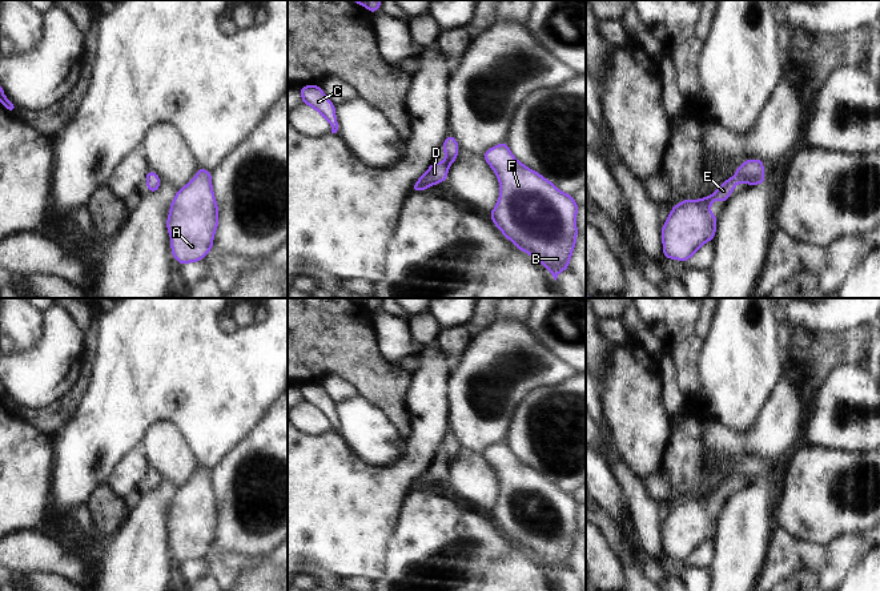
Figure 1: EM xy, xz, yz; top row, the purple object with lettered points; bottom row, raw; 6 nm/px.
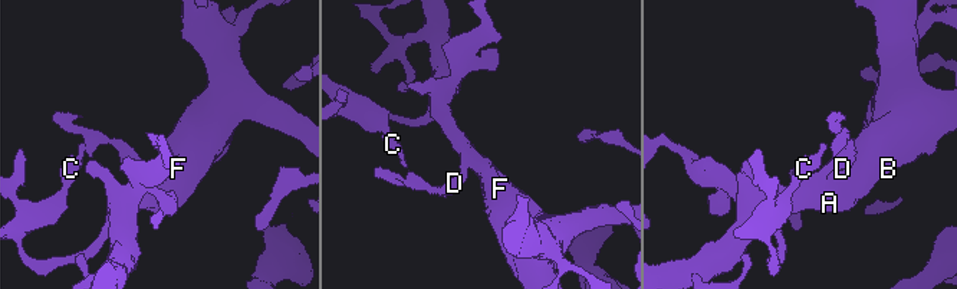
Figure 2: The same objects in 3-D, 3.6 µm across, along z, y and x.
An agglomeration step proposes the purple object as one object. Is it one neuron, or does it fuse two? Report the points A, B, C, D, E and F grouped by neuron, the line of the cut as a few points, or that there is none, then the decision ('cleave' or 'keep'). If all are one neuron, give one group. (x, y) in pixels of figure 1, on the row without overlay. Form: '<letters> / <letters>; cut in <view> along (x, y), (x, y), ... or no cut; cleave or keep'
A B C D E F; no cut; keep

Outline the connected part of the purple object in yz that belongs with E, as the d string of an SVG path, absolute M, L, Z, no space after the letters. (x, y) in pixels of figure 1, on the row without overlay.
M750 457L742 461L734 475L724 481L710 494L699 498L683 498L676 502L662 524L663 554L668 558L688 559L700 544L716 532L718 515L710 510L715 498L728 500L735 485L747 481L748 485L767 482L763 458Z

